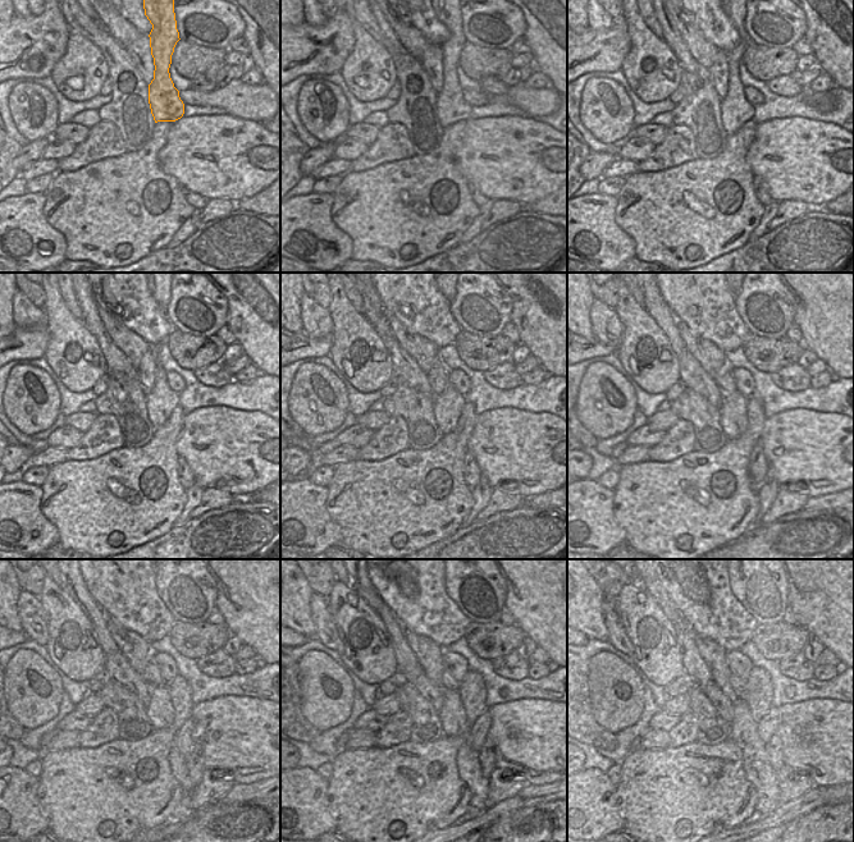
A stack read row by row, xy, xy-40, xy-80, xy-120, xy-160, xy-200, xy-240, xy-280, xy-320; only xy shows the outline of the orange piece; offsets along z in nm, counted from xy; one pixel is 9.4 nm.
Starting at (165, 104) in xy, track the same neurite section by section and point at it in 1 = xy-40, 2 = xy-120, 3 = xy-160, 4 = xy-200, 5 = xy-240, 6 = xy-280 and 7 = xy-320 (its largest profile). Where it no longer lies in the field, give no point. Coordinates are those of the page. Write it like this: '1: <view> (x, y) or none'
1: xy-40 (451, 108)
2: xy-120 (160, 399)
3: xy-160 (447, 406)
4: xy-200 (734, 411)
5: xy-240 (160, 712)
6: xy-280 (452, 717)
7: xy-320 (758, 770)

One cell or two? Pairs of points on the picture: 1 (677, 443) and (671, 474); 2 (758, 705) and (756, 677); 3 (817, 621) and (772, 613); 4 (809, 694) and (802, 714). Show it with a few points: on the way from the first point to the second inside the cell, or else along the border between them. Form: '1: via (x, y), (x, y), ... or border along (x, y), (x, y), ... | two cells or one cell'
1: border along (693, 449), (666, 462), (648, 460) | two cells
2: via (758, 699), (758, 683) | one cell
3: border along (784, 573), (788, 581), (789, 603) | two cells
4: border along (839, 699), (805, 699), (779, 706) | two cells

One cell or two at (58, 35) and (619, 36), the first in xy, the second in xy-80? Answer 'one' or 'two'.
one

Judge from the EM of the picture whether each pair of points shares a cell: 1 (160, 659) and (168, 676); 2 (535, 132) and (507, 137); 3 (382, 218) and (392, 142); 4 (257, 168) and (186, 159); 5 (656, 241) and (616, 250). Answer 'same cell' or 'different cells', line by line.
1: same cell
2: same cell
3: different cells
4: same cell
5: different cells

